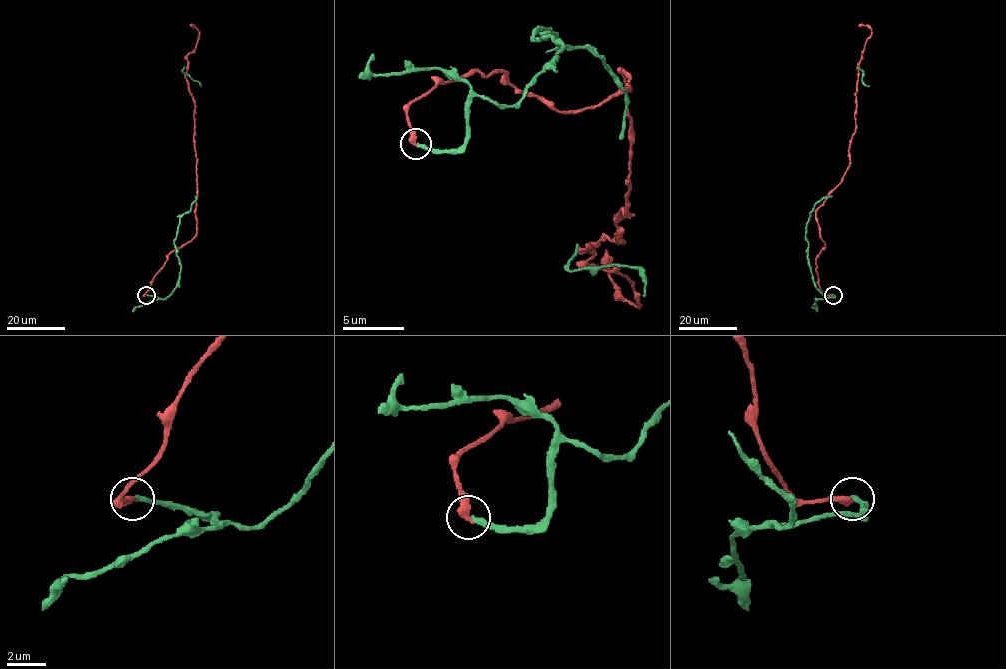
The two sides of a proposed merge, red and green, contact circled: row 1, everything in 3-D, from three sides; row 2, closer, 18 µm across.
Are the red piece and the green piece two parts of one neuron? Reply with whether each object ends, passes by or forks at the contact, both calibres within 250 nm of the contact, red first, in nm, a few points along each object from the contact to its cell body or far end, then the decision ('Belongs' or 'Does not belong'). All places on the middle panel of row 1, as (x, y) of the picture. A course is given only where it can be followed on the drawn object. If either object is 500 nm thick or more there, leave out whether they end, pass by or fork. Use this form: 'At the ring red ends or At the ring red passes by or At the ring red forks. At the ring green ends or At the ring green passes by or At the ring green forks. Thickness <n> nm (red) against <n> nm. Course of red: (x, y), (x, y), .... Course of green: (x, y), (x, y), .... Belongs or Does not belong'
At the ring red ends. At the ring green ends. Thickness 400 nm (red) against 240 nm. Course of red: (416, 145), (434, 83), (502, 71), (560, 111), (624, 71), (621, 243), (581, 249), (637, 307), (606, 249). Course of green: (416, 145), (514, 105), (545, 28), (588, 46), (643, 279), (572, 270), (578, 243). Does not belong

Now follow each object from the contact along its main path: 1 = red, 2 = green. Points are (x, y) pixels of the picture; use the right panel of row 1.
1: (833, 295), (818, 286), (816, 260), (825, 247), (816, 211), (849, 165), (859, 62), (872, 31), (858, 25)
2: (833, 295), (822, 299), (816, 286), (805, 235), (814, 205), (832, 196), (865, 86), (863, 72), (856, 66)

